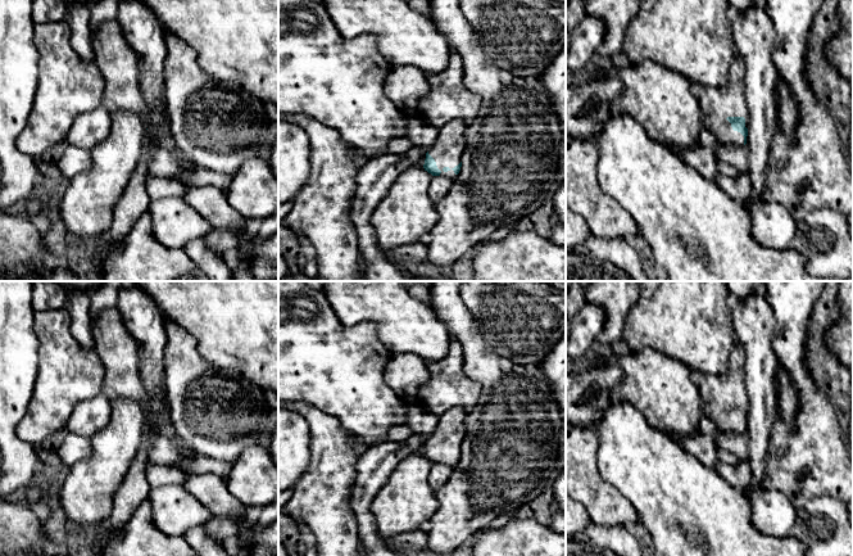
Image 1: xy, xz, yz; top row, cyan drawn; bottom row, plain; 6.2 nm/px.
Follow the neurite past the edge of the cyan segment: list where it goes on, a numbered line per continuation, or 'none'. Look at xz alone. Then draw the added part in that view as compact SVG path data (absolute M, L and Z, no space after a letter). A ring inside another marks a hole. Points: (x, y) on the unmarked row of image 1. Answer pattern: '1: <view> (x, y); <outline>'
1: xz (448, 435); M455 407L439 416L439 422L428 442L435 447L437 456L441 458L441 465L450 467L457 465L453 456L462 449L467 415L467 410Z

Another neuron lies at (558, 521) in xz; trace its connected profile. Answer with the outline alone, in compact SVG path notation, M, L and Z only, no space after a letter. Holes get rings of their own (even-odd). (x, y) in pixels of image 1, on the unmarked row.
M554 510L554 515L549 525L559 533L566 533L566 512Z

